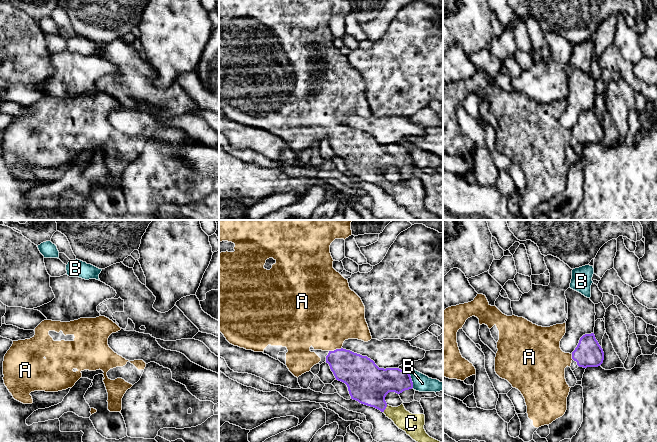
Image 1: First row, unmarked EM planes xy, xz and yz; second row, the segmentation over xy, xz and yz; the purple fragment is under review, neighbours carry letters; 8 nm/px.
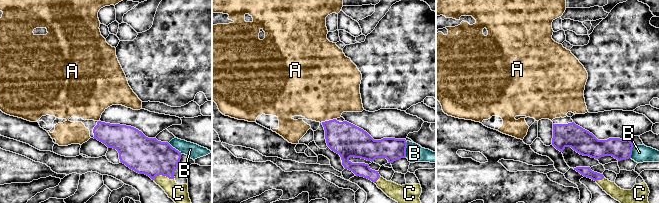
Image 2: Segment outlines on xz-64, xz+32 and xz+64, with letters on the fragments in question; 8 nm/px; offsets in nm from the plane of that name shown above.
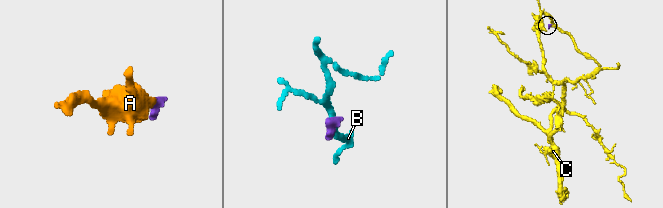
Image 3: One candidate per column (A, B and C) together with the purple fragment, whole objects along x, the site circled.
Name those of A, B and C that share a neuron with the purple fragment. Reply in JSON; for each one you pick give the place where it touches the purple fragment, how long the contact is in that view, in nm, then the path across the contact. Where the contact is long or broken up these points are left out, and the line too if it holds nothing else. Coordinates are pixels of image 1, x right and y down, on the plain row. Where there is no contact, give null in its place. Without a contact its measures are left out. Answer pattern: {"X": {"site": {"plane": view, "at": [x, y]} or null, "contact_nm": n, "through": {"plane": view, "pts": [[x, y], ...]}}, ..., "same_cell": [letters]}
{"A": {"site": {"plane": "xz", "at": [335, 126]}, "contact_nm": 110, "through": {"plane": "xz", "pts": [[356, 147], [335, 126], [324, 97]]}}, "C": {"site": {"plane": "xz", "at": [385, 184]}, "contact_nm": 70, "through": {"plane": "xz", "pts": [[368, 160], [375, 174], [385, 184], [411, 199]]}}, "same_cell": ["A", "C"]}

